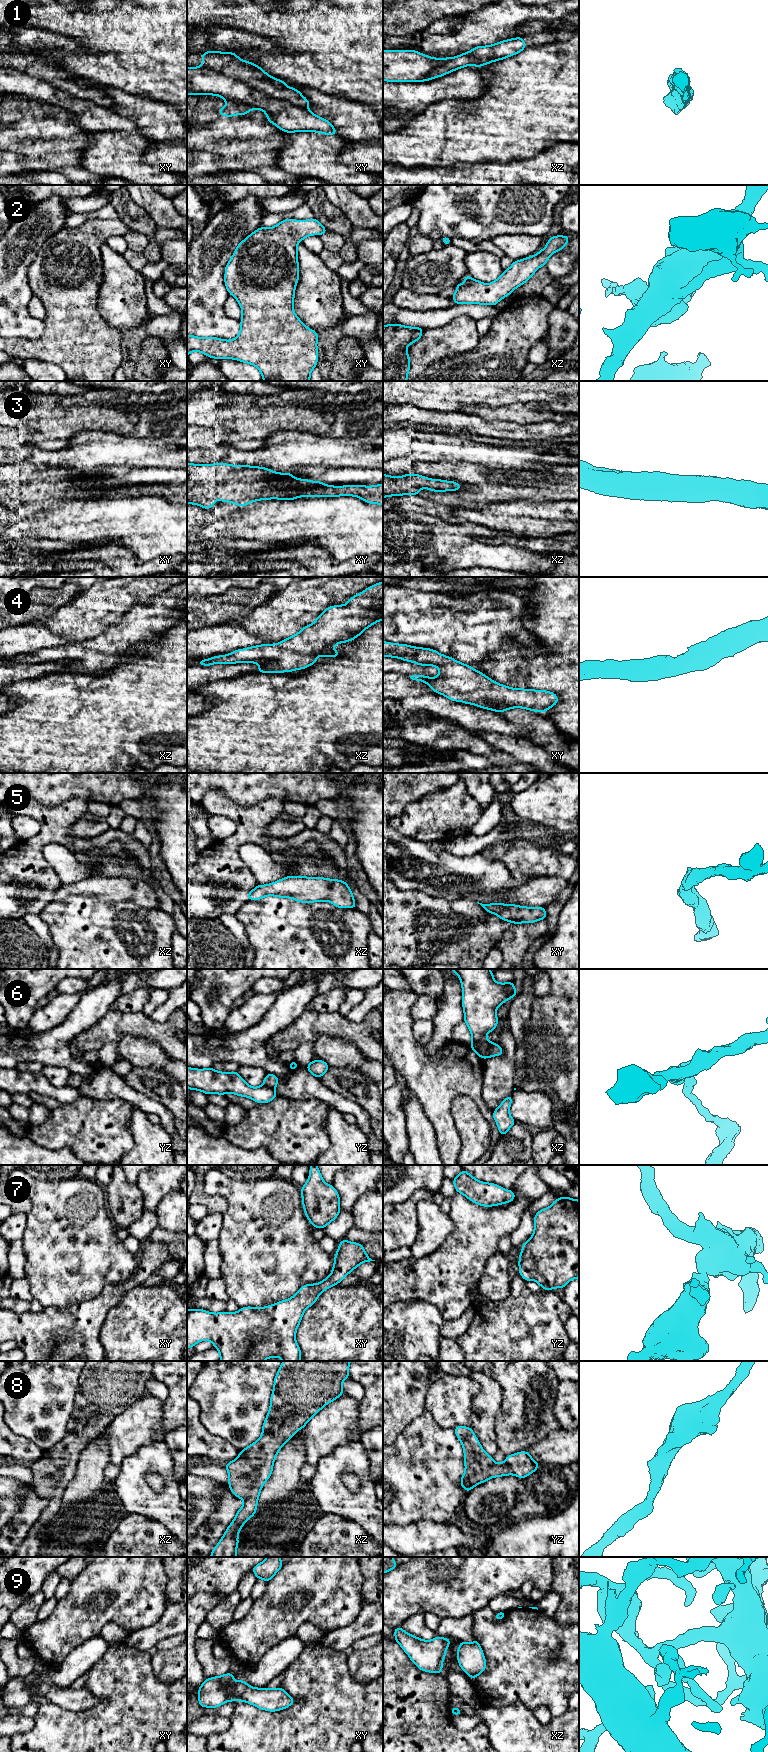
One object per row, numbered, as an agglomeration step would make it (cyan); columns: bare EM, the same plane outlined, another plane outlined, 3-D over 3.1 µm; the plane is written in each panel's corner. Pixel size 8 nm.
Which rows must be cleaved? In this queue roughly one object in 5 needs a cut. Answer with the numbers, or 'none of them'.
1, 6

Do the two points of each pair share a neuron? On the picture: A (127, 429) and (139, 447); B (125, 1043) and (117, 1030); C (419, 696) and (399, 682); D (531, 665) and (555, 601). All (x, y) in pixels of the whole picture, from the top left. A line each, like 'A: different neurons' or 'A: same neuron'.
A: different neurons
B: different neurons
C: same neuron
D: same neuron

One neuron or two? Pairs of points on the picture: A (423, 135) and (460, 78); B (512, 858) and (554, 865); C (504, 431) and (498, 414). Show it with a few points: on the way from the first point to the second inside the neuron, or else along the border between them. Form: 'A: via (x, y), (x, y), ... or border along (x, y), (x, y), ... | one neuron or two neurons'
A: border along (469, 98), (442, 99), (431, 103), (425, 110) | two neurons
B: via (522, 865), (544, 865) | one neuron
C: border along (477, 415), (483, 418), (505, 419), (523, 424) | two neurons

